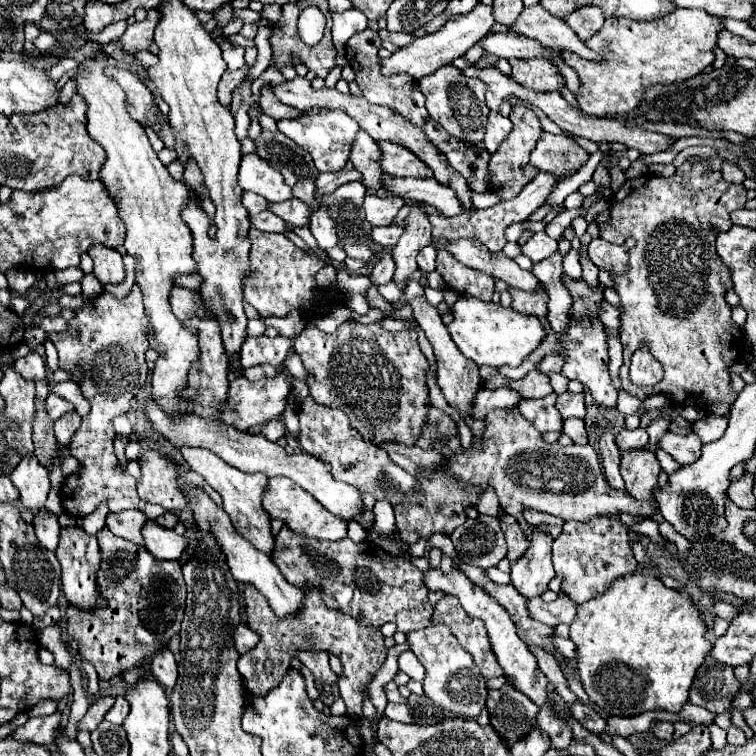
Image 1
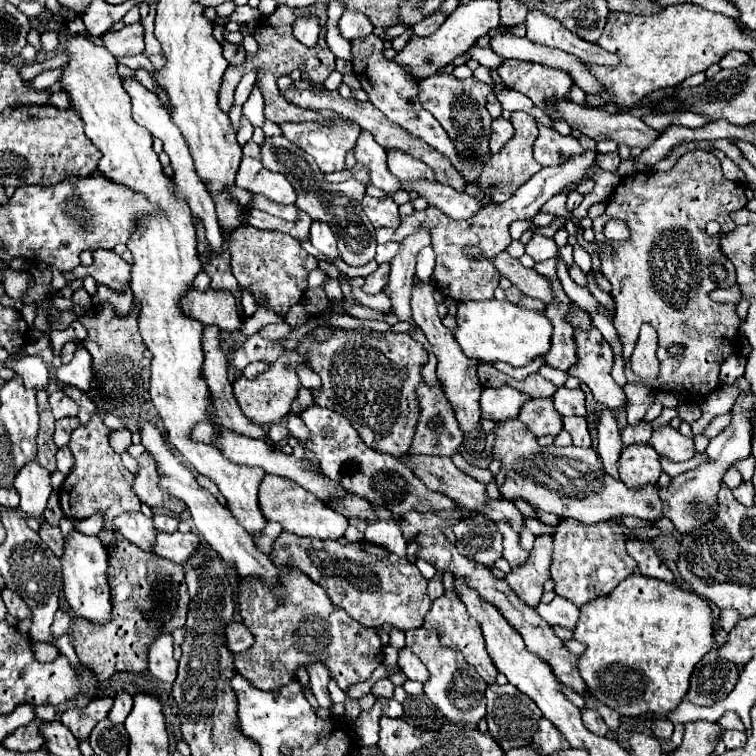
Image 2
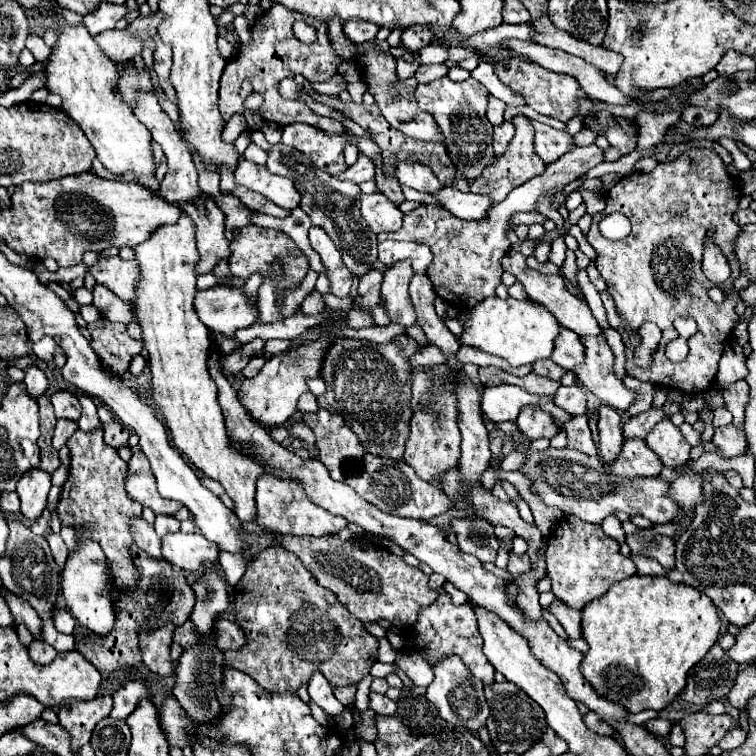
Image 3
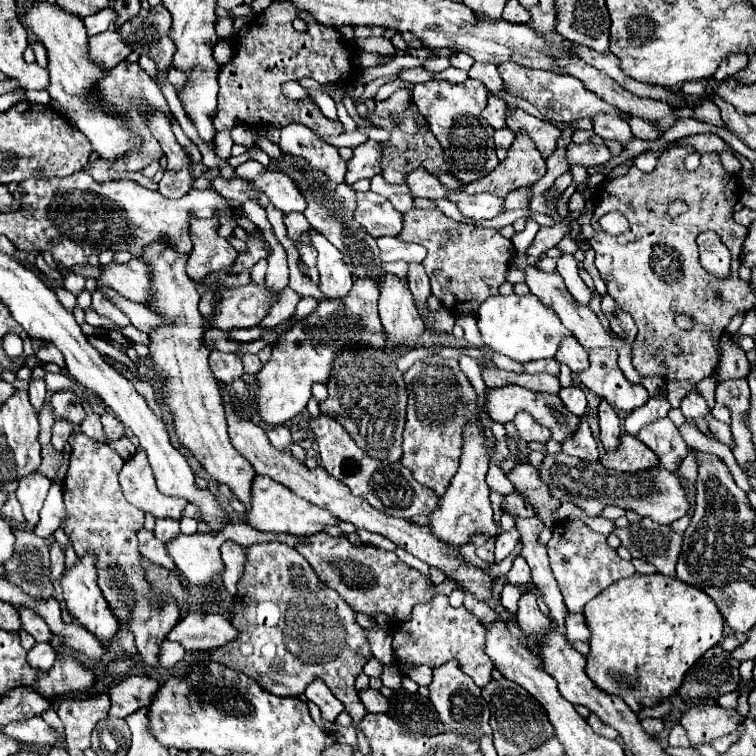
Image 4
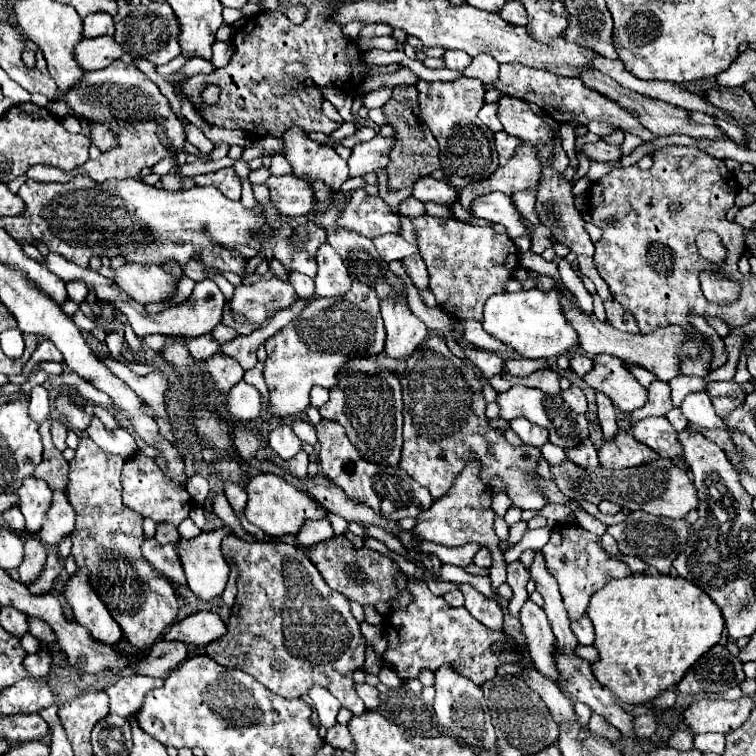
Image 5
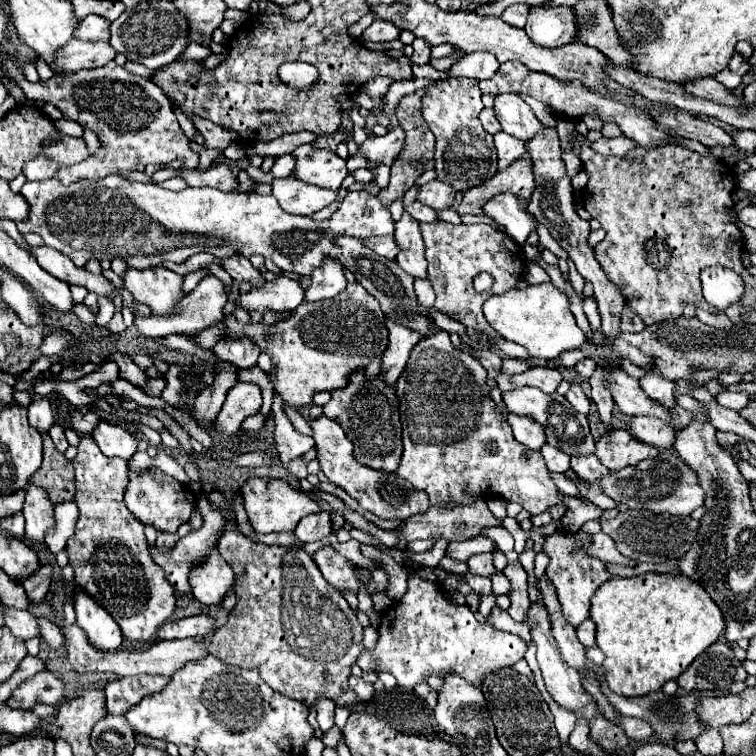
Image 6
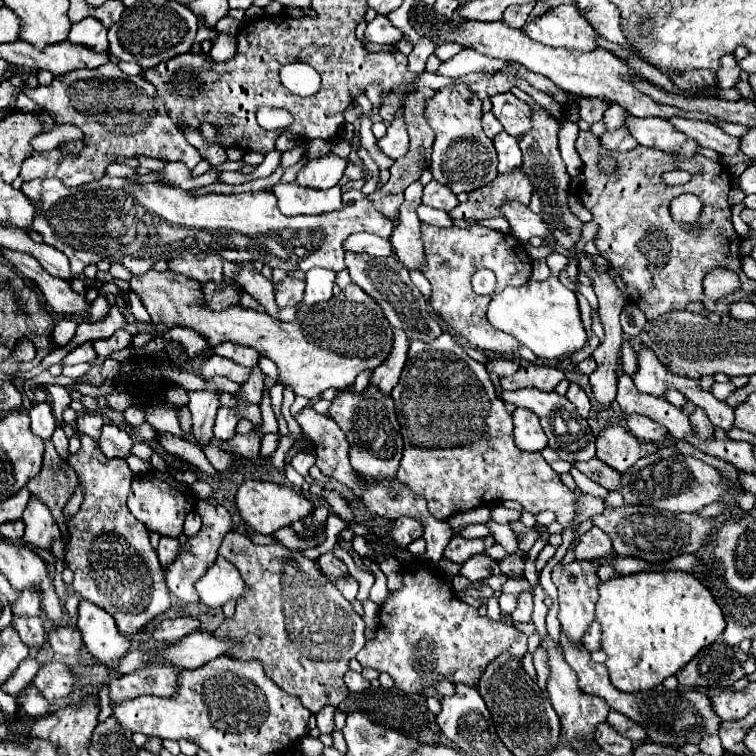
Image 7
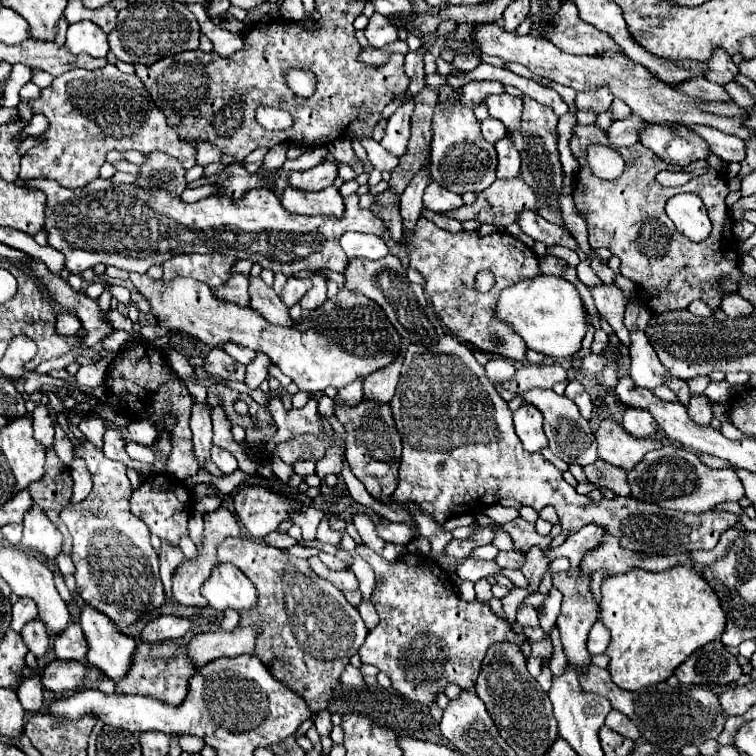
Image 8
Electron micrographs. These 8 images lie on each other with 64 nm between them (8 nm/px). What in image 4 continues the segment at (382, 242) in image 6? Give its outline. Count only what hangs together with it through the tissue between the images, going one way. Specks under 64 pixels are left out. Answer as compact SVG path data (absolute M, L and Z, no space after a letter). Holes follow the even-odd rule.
M378 238L378 248L380 248L380 260L382 262L394 262L394 260L404 260L404 262L416 262L422 264L428 250L420 244L410 244L410 242L402 242L398 238Z

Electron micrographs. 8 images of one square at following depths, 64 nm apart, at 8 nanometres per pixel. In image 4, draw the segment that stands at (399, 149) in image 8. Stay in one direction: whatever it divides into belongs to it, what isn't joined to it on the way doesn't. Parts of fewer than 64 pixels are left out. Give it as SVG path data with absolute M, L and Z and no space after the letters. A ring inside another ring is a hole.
M368 140L366 146L354 148L354 158L350 160L350 168L346 172L346 182L354 184L362 178L372 178L380 174L380 142Z

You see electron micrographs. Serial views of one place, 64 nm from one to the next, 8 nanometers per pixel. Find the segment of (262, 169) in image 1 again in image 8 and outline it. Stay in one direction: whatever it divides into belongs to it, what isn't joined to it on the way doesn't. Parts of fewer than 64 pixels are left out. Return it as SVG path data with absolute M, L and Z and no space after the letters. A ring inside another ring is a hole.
M286 186L280 196L280 202L282 202L282 208L294 214L306 214L306 216L316 216L316 214L342 216L344 214L344 202L338 188L306 192L294 186Z

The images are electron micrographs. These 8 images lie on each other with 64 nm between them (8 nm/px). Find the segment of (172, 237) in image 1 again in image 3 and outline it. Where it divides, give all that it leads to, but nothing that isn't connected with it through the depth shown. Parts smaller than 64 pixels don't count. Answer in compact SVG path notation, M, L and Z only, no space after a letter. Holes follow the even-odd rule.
M64 24L64 28L60 28L58 44L52 48L46 72L46 88L62 96L62 110L80 124L82 132L96 148L102 166L116 176L132 172L136 176L136 184L160 196L160 180L156 178L156 166L152 156L152 136L148 128L144 128L134 118L132 106L124 102L118 90L118 64L114 60L108 60L108 56L98 48L94 38L84 28L84 24L76 28ZM182 212L180 220L176 224L164 224L152 232L148 240L134 246L134 256L140 270L140 280L136 280L136 296L134 296L134 312L138 318L138 324L142 328L142 340L144 348L150 354L150 370L152 370L152 400L162 410L162 416L166 420L166 426L170 430L170 438L174 446L206 476L212 480L218 480L226 494L234 502L234 514L240 518L240 522L254 522L256 520L256 482L264 474L264 468L254 462L252 458L240 456L238 452L232 452L228 448L228 434L224 428L224 418L220 412L220 404L216 400L216 384L212 384L212 378L208 376L208 352L212 348L210 332L200 322L192 308L192 300L196 294L196 230L192 224L192 218Z

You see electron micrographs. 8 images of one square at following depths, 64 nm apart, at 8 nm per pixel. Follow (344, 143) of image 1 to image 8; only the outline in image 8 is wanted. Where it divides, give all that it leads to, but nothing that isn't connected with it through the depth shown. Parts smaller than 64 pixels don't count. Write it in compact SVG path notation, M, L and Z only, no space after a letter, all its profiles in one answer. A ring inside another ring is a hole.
M324 160L322 164L304 170L304 172L292 172L290 178L296 178L296 188L300 190L324 190L334 184L338 178L338 162L336 160Z

